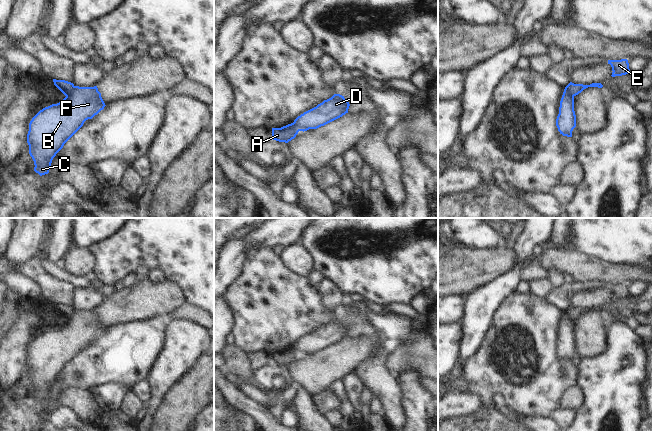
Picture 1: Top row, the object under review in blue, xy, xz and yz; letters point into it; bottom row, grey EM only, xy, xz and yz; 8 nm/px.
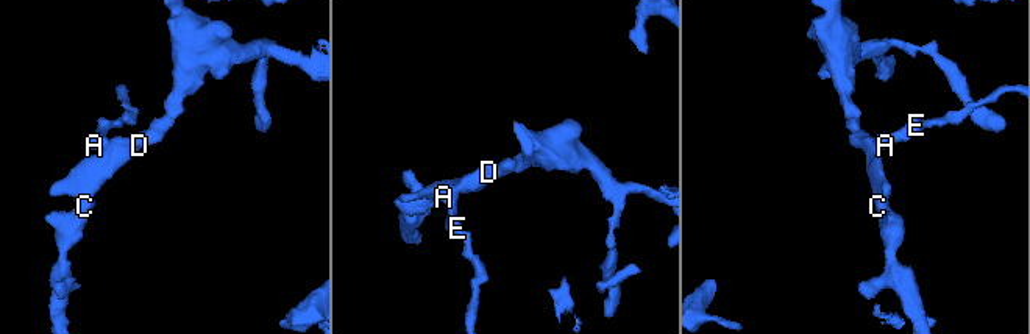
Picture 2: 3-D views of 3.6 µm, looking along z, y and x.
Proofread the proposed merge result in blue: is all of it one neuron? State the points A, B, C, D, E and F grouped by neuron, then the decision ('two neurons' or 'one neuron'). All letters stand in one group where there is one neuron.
A E / B C D F; two neurons

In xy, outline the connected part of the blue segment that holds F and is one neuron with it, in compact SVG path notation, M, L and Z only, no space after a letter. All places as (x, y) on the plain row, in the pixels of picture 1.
M75 310L74 315L61 326L40 334L30 345L27 358L29 378L35 389L34 395L40 400L48 398L53 382L63 372L64 368L83 350L86 344L92 343L105 330L97 310Z

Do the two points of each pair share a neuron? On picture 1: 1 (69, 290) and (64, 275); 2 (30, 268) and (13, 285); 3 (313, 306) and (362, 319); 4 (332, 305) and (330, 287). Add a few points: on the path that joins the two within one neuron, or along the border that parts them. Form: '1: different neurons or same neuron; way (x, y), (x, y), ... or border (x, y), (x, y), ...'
1: different neurons; border (46, 271), (58, 279), (69, 281), (76, 288)
2: different neurons; border (10, 271), (16, 271), (32, 278), (41, 290)
3: same neuron; way (325, 315), (345, 315), (350, 319)
4: same neuron; way (332, 301), (330, 291)

